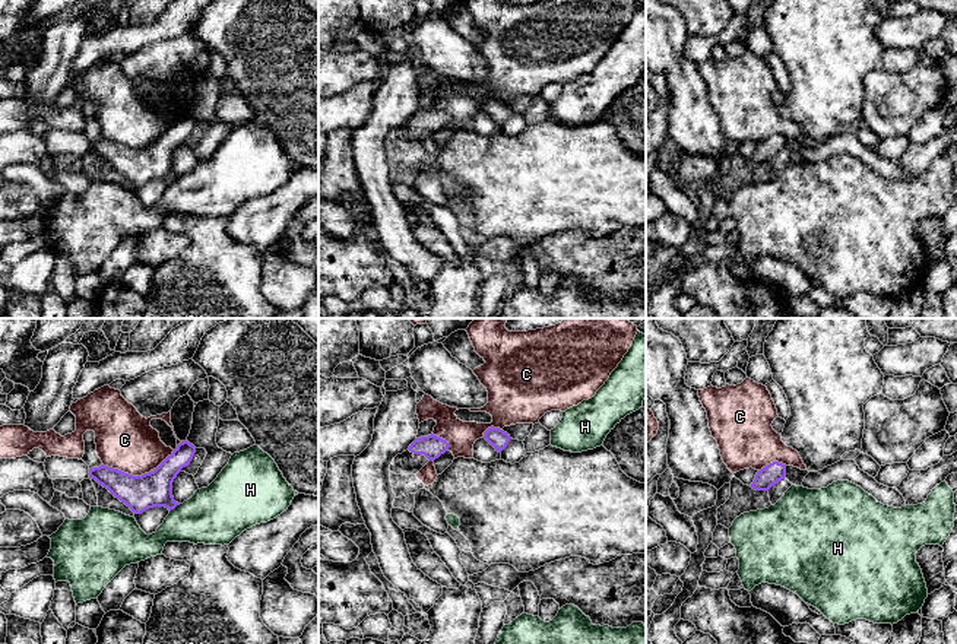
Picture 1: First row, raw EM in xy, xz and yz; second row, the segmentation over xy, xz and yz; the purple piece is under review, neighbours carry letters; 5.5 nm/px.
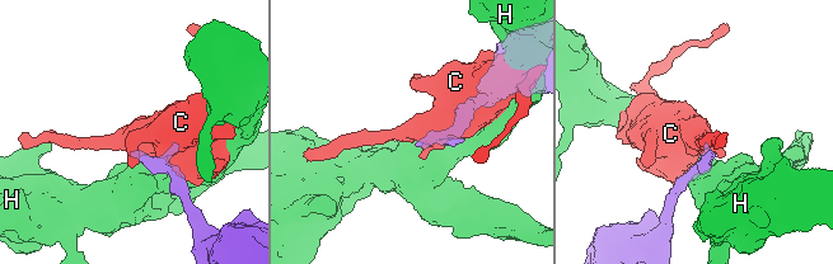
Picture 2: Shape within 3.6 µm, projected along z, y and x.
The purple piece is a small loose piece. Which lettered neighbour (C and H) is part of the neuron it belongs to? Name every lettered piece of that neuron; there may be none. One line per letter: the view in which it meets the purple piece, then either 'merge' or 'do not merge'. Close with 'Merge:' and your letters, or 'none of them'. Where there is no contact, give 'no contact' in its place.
C: xy | do not merge
H: xy | do not merge
Merge: none of them

